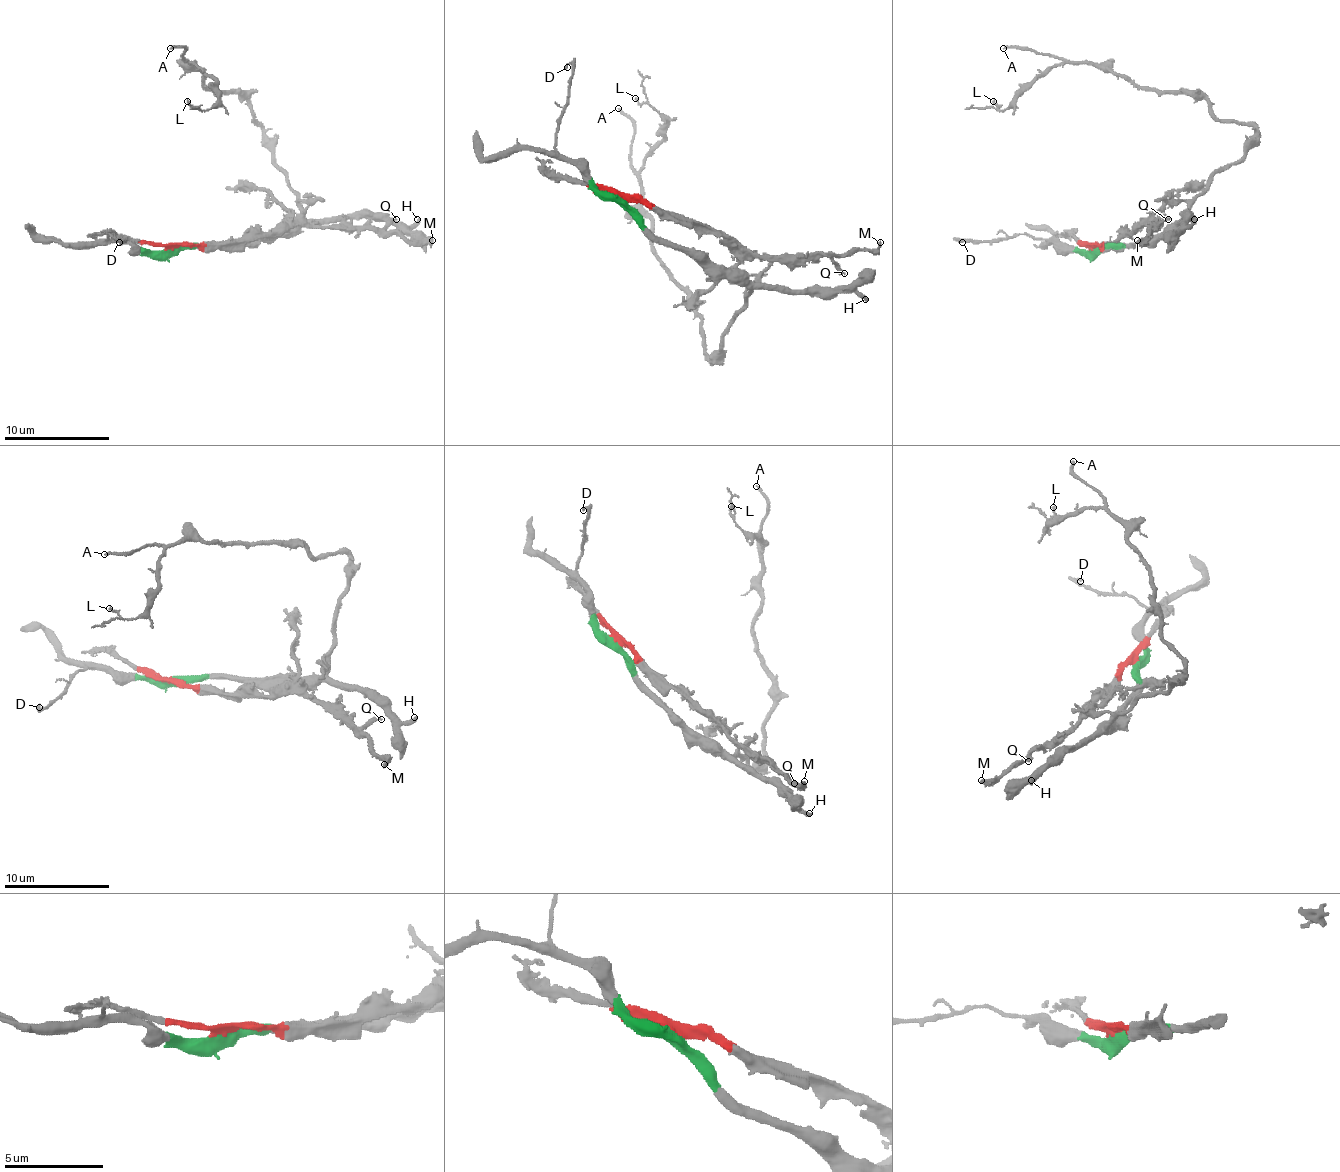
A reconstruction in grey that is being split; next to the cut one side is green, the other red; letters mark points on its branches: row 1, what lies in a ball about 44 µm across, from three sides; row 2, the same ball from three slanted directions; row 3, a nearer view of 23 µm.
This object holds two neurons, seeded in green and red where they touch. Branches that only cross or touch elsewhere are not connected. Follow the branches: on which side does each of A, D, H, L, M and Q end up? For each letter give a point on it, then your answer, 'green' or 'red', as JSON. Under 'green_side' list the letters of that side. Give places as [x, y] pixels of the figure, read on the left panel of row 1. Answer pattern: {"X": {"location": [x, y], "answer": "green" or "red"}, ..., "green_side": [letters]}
{"A": {"location": [170, 48], "answer": "green"}, "D": {"location": [119, 242], "answer": "green"}, "H": {"location": [417, 219], "answer": "green"}, "L": {"location": [187, 101], "answer": "green"}, "M": {"location": [432, 240], "answer": "red"}, "Q": {"location": [396, 219], "answer": "red"}, "green_side": ["A", "D", "H", "L"]}

